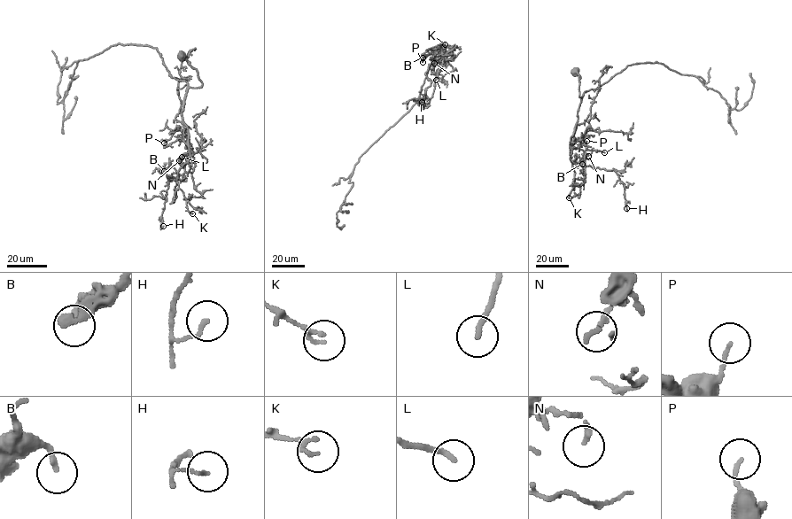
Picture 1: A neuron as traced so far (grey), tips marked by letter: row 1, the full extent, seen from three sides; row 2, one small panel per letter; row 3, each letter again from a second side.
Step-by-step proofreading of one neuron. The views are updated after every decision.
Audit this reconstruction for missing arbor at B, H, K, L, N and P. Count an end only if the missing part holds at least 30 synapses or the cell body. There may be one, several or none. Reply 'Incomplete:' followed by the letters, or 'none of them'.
Incomplete: L

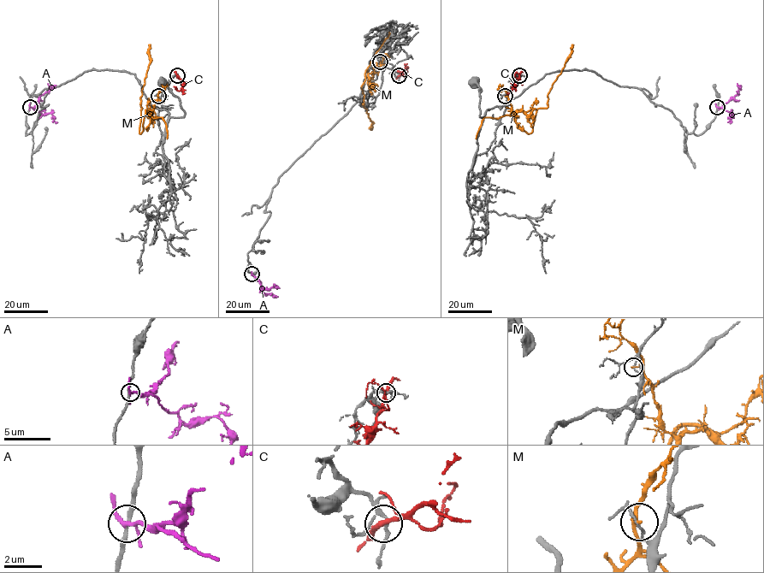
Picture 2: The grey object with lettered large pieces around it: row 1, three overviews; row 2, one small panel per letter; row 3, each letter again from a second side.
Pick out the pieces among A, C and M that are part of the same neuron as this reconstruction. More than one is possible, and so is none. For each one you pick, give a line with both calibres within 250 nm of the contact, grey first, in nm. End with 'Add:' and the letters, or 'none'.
Add: none

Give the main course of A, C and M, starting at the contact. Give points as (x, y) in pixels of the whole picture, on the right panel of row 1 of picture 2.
A: (717, 107), (723, 107), (732, 98), (740, 85)
C: (519, 74), (515, 91), (512, 86)
M: (506, 96), (513, 111), (522, 110), (514, 121), (530, 132), (536, 110), (547, 106), (547, 93), (573, 44)

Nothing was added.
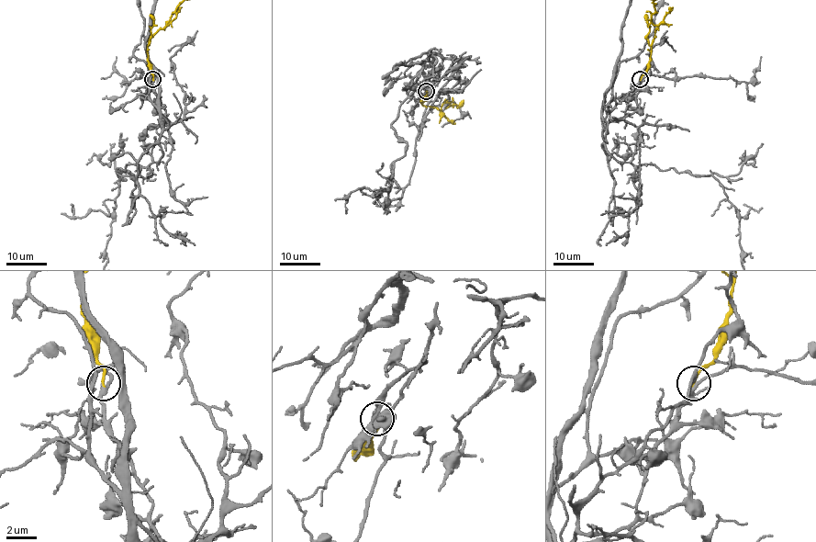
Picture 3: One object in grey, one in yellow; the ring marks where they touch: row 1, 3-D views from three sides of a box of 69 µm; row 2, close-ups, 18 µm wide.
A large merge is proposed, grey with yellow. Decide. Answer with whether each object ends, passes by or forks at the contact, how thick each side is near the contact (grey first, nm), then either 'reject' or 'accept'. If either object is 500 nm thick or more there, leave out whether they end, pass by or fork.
grey forks | yellow ends | 200/160 nm | accept

